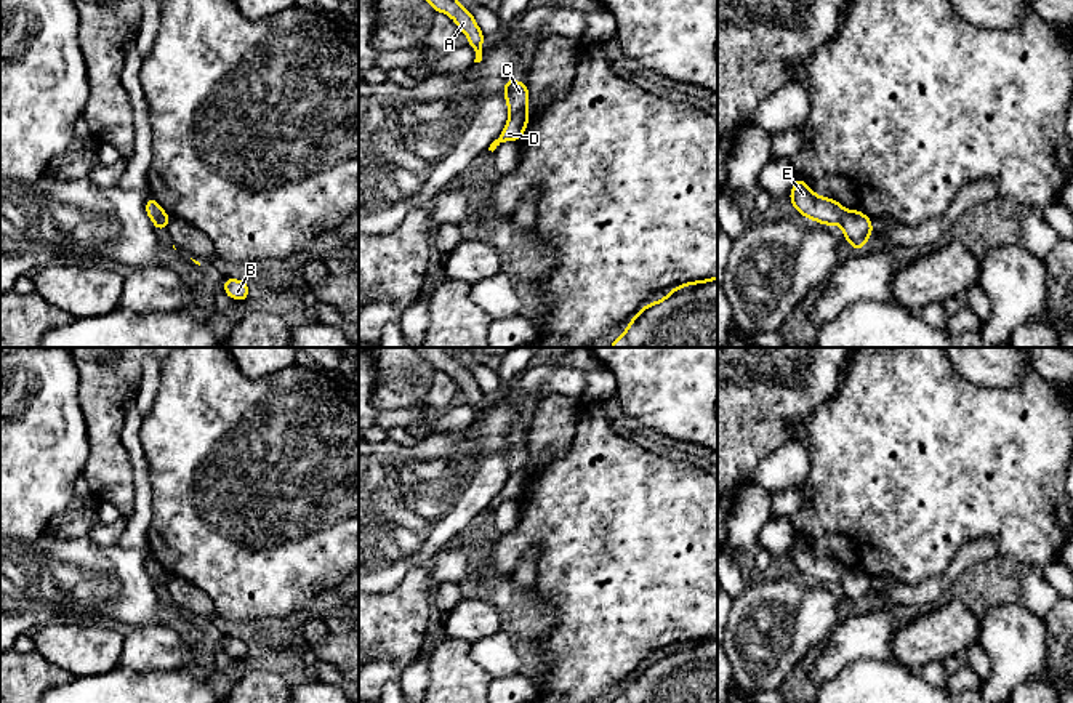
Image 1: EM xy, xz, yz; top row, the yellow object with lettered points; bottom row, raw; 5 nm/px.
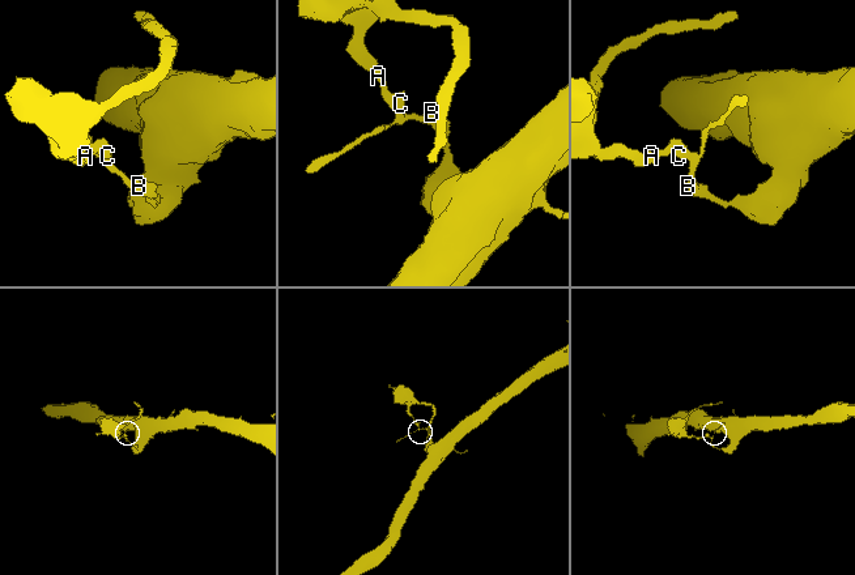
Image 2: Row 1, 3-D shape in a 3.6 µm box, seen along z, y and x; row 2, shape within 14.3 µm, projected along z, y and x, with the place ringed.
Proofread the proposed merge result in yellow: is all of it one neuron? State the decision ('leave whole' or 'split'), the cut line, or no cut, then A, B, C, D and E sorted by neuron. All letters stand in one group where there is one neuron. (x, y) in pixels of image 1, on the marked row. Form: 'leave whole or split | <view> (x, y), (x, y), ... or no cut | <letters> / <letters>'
split | xz (526, 109), (510, 116) | A C E / B D

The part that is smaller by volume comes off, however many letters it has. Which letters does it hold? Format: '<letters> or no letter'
A, C, E

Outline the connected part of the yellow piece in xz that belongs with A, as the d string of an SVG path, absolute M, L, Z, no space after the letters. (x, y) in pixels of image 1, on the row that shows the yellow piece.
M426 0L434 11L450 16L461 32L466 34L469 45L476 50L474 62L480 62L484 56L482 42L484 32L479 29L471 11L466 10L458 0Z

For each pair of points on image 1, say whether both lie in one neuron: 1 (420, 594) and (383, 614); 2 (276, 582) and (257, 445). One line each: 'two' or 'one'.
1: one
2: one

